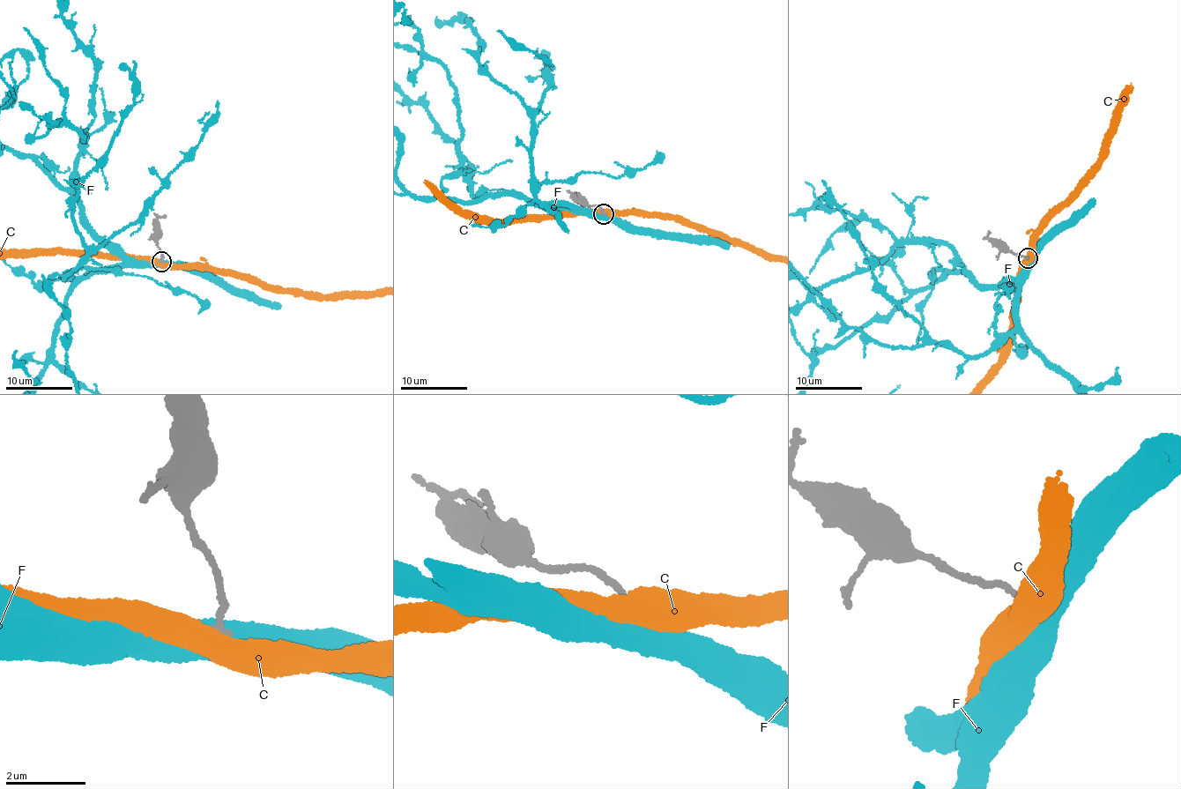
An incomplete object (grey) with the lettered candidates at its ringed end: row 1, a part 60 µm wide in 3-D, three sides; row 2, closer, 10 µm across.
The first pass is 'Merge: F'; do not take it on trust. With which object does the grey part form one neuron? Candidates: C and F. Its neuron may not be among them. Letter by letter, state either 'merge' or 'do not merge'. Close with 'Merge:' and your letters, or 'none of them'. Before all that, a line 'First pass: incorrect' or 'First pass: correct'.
First pass: correct
C: do not merge
F: merge
Merge: F

